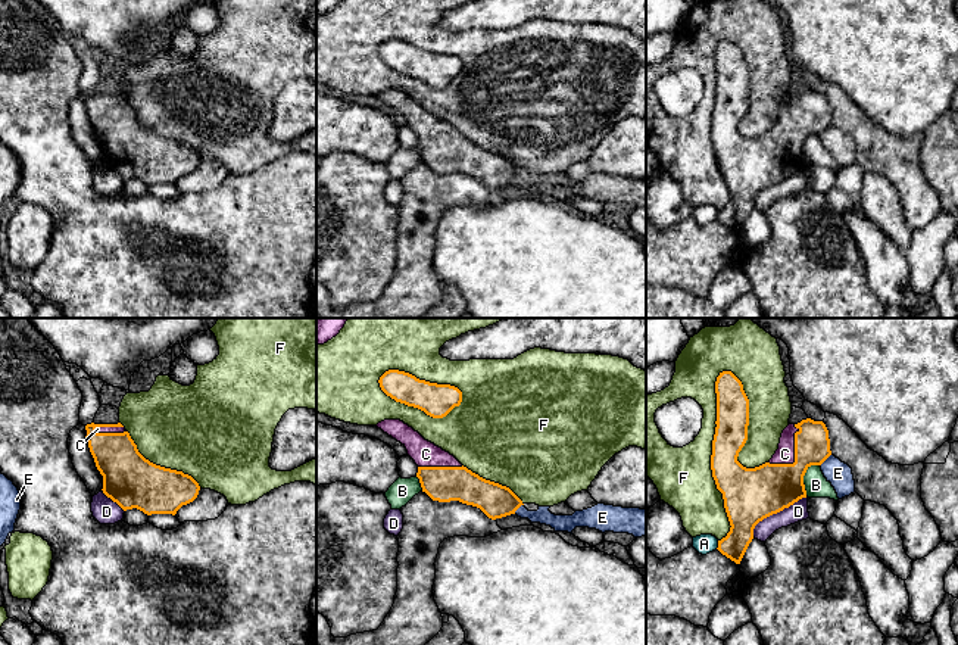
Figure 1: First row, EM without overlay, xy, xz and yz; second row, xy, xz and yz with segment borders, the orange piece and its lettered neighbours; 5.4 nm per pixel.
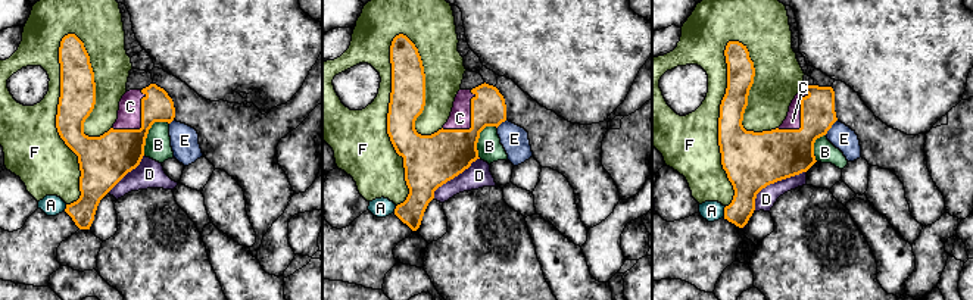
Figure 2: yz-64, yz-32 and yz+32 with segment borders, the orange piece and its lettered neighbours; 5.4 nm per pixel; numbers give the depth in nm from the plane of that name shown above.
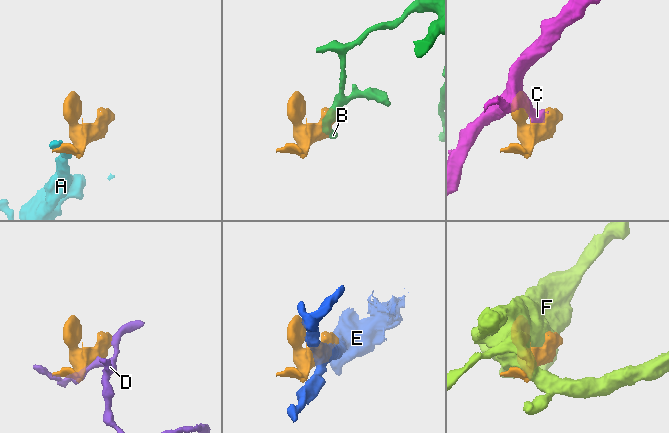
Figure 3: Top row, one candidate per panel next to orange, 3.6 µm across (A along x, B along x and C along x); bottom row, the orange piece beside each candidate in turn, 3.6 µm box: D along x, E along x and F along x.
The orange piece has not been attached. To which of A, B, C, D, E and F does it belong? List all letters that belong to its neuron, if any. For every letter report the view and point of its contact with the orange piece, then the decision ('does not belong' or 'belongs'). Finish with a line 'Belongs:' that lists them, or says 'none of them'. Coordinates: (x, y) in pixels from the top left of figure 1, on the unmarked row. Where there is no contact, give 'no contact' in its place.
A: meets orange in yz at (718, 215); does not belong
B: meets orange in yz at (802, 147); does not belong
C: meets orange in yz at (795, 125); belongs
D: meets orange in yz at (776, 183); does not belong
E: meets orange in yz at (826, 128); does not belong
F: meets orange in yz at (712, 124); does not belong
Belongs: C

